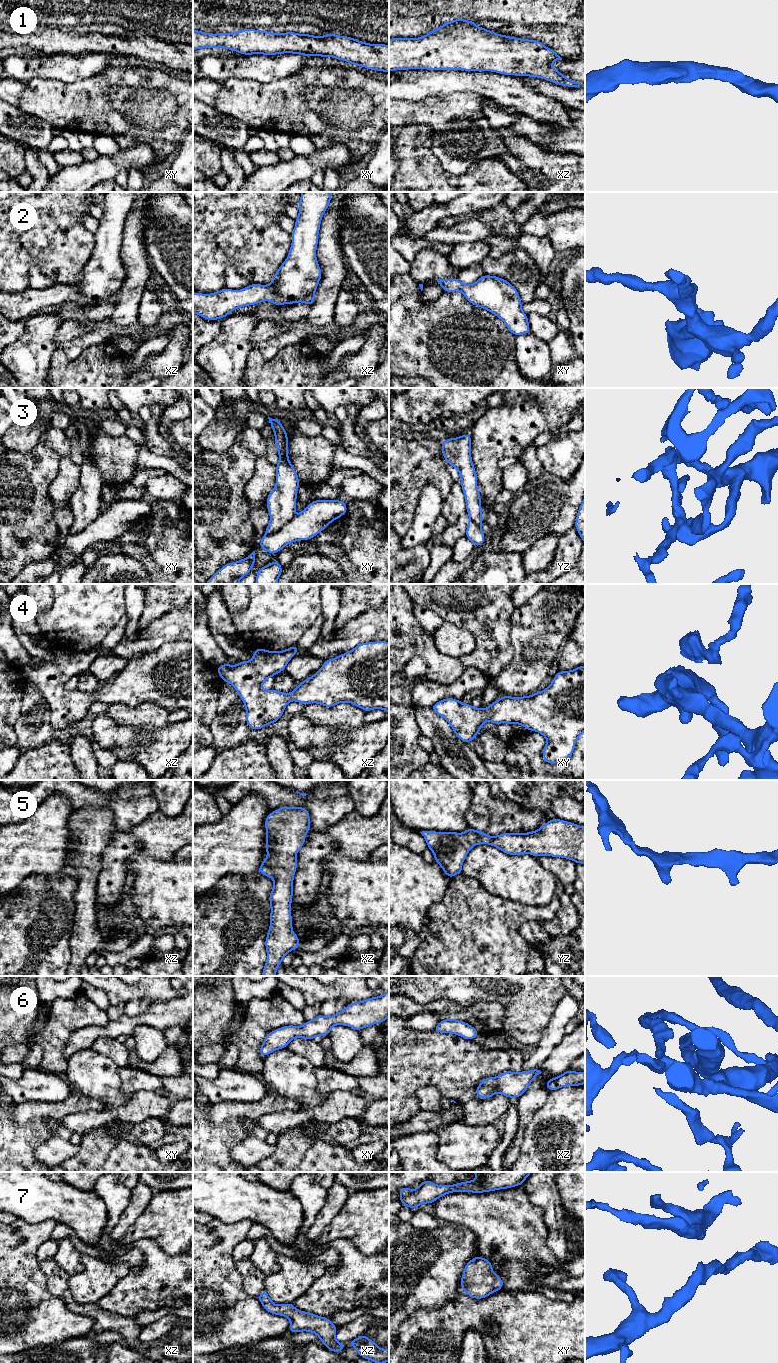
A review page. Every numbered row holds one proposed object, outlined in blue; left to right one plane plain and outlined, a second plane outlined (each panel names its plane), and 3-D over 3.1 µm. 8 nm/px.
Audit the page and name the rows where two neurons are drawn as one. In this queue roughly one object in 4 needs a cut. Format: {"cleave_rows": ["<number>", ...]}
{"cleave_rows": []}

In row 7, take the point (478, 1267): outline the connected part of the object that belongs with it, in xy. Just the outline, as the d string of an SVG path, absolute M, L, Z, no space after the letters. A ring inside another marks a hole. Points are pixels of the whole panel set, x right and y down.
M481 1256L471 1259L465 1266L460 1285L464 1293L474 1299L483 1299L499 1291L503 1280L492 1270L492 1263Z

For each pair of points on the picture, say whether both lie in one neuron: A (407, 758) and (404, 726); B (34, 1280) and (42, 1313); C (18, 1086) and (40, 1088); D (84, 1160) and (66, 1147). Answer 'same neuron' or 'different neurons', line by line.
A: same neuron
B: same neuron
C: same neuron
D: different neurons

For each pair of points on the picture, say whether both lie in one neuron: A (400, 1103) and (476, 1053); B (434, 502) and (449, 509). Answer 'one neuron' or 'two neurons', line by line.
A: one neuron
B: two neurons

